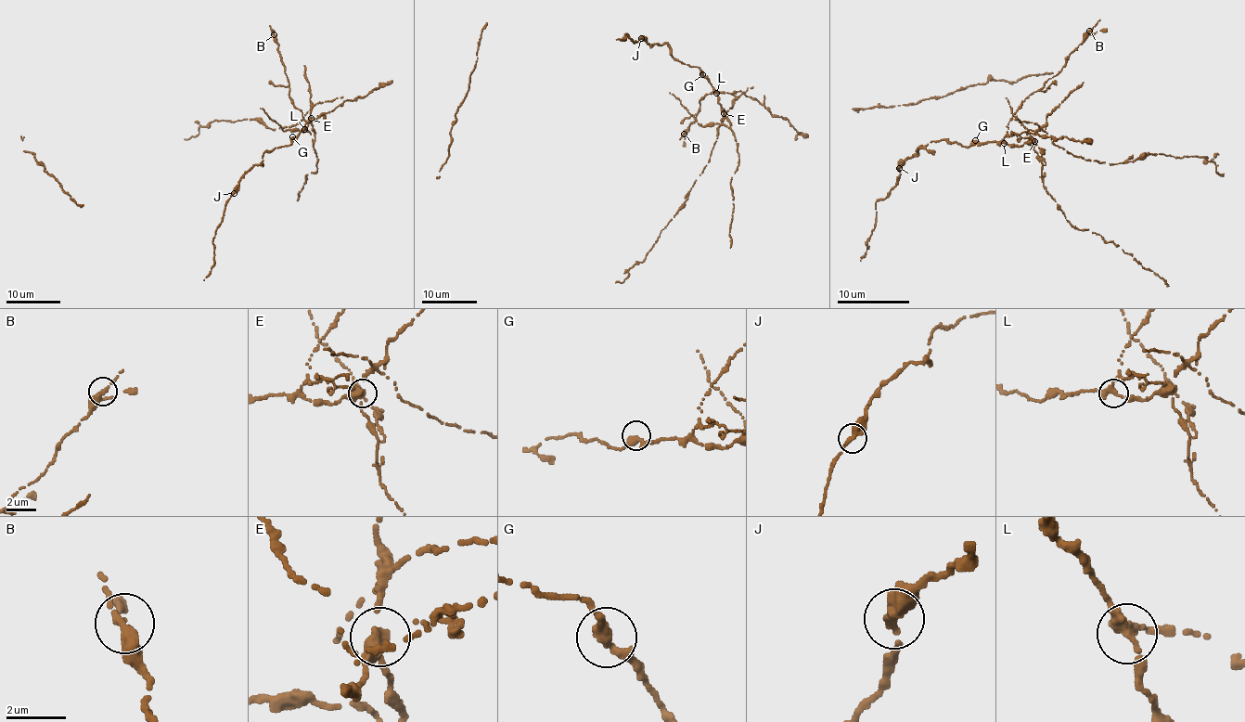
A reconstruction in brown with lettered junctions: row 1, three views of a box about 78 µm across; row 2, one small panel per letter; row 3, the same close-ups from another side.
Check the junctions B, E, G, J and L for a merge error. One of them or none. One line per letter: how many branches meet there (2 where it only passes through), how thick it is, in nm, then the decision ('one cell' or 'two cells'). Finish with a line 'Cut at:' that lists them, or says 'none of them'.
B: branches 3; calibre 280 nm; one cell
E: branches 3; calibre 320 nm; two cells
G: branches 2; calibre 400 nm; one cell
J: branches 2; calibre 360 nm; one cell
L: branches 3; calibre 280 nm; one cell
Cut at: E

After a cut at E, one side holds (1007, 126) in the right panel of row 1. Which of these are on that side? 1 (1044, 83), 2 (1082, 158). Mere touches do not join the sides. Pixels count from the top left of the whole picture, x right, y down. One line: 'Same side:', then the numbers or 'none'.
Same side: 1

